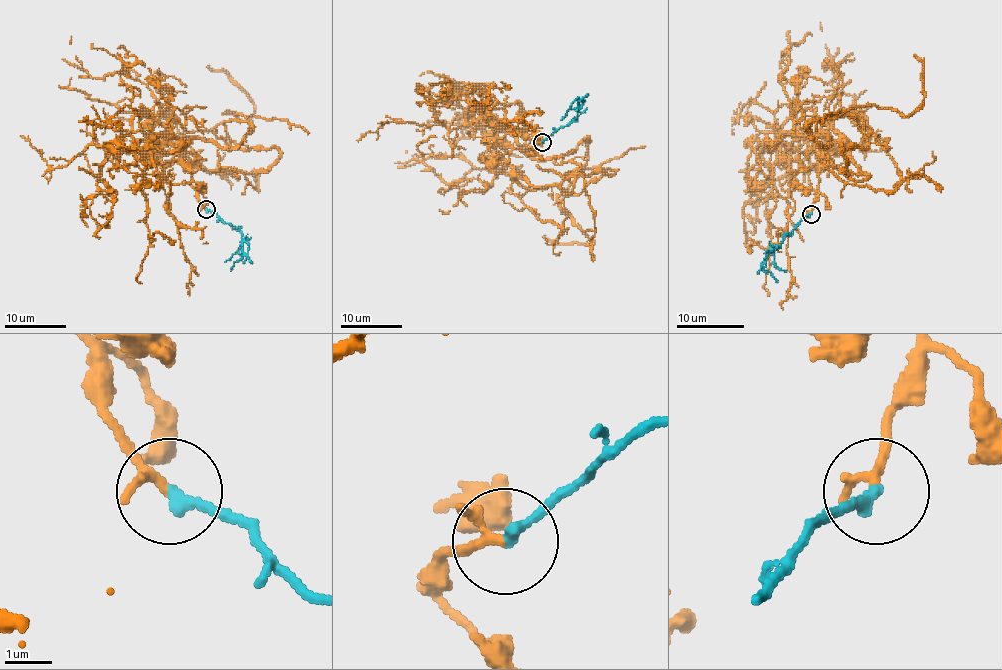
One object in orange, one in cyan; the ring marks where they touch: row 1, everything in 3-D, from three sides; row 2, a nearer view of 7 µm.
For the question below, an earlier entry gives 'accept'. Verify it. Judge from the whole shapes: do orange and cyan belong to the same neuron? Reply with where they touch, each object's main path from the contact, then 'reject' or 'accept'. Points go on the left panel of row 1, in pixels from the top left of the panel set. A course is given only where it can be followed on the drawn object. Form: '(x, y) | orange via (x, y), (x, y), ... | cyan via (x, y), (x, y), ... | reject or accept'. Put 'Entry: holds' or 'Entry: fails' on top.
Entry: holds
(206, 209) | orange via (206, 209), (183, 142), (232, 148), (251, 123), (224, 113), (246, 120), (254, 113), (224, 71), (206, 66) | cyan via (206, 209), (231, 223), (241, 234), (243, 257), (234, 263), (231, 271) | accept

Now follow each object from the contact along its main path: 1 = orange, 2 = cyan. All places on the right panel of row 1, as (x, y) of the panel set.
1: (811, 214), (813, 139), (828, 136), (825, 146), (810, 126), (864, 105), (908, 115), (924, 92), (915, 56)
2: (811, 214), (767, 255), (762, 267), (777, 282)

